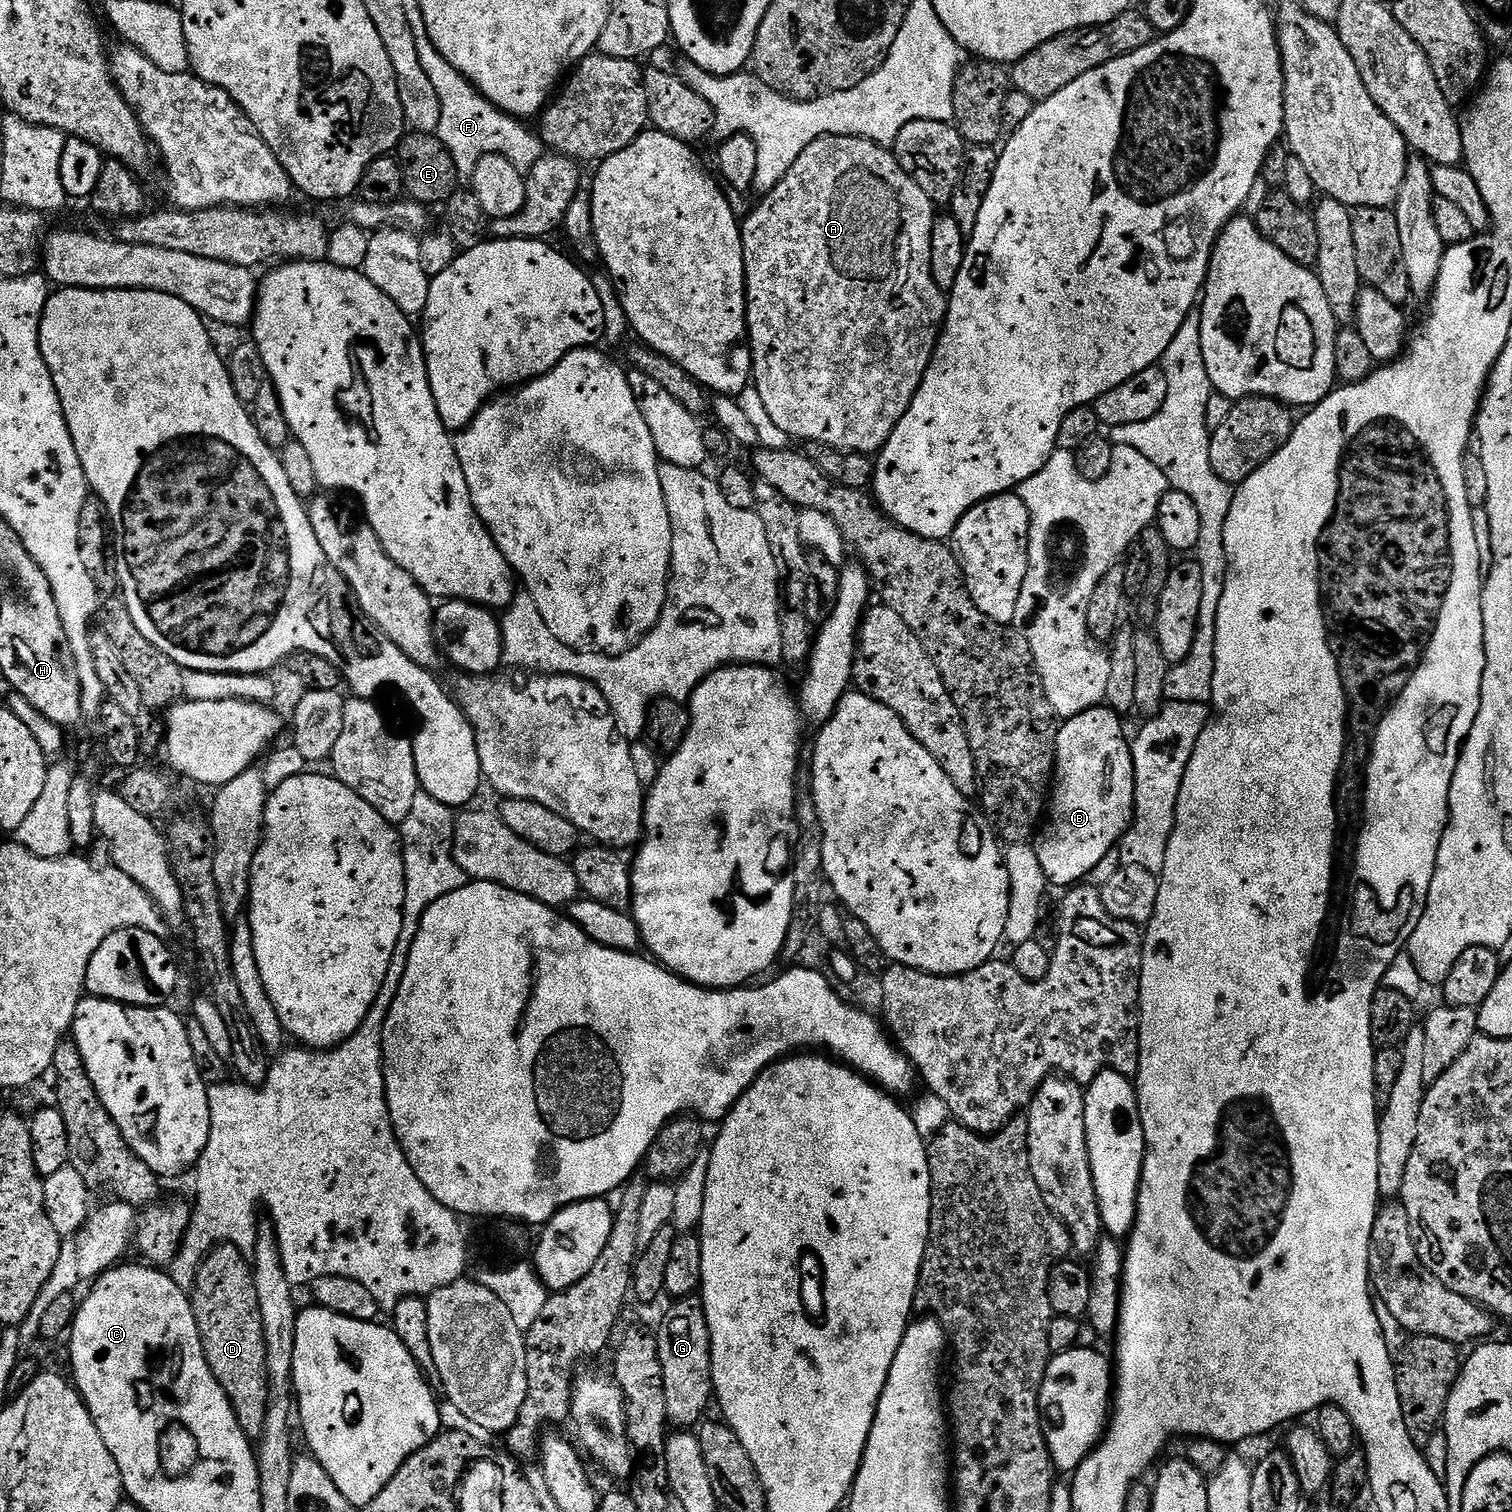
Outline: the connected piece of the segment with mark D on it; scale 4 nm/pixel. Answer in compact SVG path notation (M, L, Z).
M217 1244L202 1262L198 1270L196 1287L190 1293L194 1318L202 1338L206 1362L218 1378L222 1390L232 1403L234 1414L249 1438L264 1435L264 1419L268 1413L268 1371L266 1370L266 1342L262 1330L262 1310L258 1306L256 1273L249 1257L233 1244Z

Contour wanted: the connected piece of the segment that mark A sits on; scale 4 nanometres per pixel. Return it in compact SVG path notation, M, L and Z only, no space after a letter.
M823 136L814 142L810 142L810 146L806 146L806 150L802 150L802 154L798 154L798 162L794 162L794 166L790 166L790 170L786 170L786 174L780 179L778 186L774 186L769 192L763 193L759 199L760 205L748 217L743 217L740 225L742 254L744 255L744 293L748 295L746 343L752 352L751 383L758 390L758 395L762 398L762 403L767 414L770 414L771 421L793 441L804 440L803 442L808 444L825 444L831 448L838 448L842 452L879 453L880 449L884 447L884 443L890 438L890 434L894 434L894 426L898 426L898 422L902 422L902 414L906 414L906 410L910 410L910 402L930 366L932 355L936 349L936 341L939 340L944 326L944 318L948 315L946 293L934 282L930 270L930 234L932 233L932 221L934 219L932 199L928 197L926 190L922 190L922 186L918 186L918 182L914 182L914 178L910 178L910 174L906 174L906 170L902 170L902 166L896 161L895 155L885 145L875 144L857 136Z

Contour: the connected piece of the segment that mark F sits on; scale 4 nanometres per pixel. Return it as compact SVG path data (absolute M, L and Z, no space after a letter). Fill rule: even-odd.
M414 2L406 6L406 18L410 22L410 30L414 30L414 38L418 42L418 59L422 62L422 70L426 70L426 78L438 93L438 102L442 102L442 122L438 122L435 135L450 150L450 158L454 158L454 166L461 177L471 177L474 166L483 156L505 156L520 173L526 174L540 160L542 155L541 137L527 128L515 116L507 116L500 108L495 108L489 100L479 92L468 79L430 42L426 22L422 18L422 10Z

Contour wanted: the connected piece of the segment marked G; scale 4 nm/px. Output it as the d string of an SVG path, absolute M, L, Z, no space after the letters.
M693 1294L672 1302L668 1313L660 1320L660 1329L655 1329L658 1346L658 1362L662 1364L662 1386L666 1388L666 1414L669 1425L676 1430L692 1430L701 1423L704 1411L714 1400L712 1390L712 1347L710 1346L710 1330L704 1313L704 1302L699 1295Z

